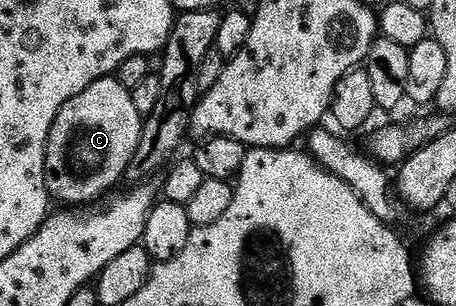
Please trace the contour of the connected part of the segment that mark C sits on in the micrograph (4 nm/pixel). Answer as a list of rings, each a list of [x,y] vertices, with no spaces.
[[[107,76],[94,82],[94,86],[86,86],[86,90],[78,94],[78,98],[70,98],[70,102],[66,102],[62,110],[58,110],[58,118],[54,118],[54,126],[48,135],[48,145],[44,151],[46,158],[44,177],[49,197],[53,201],[61,200],[64,203],[61,205],[64,206],[88,206],[107,197],[109,195],[107,192],[120,179],[123,181],[128,169],[131,168],[143,129],[144,120],[134,106],[131,91],[122,87],[115,78]]]

